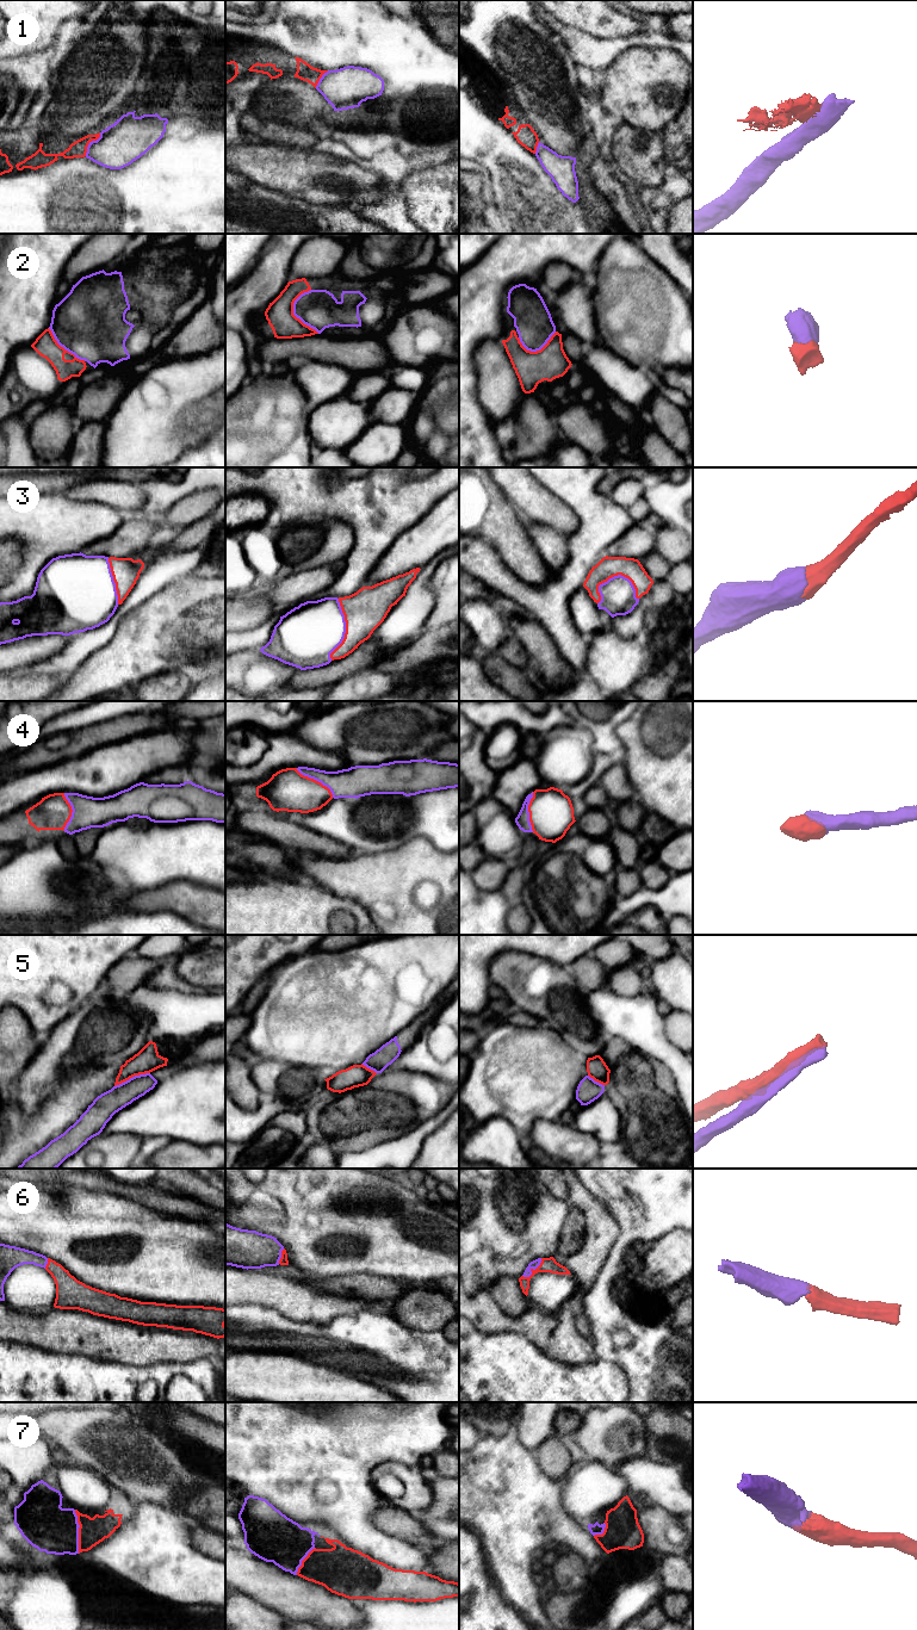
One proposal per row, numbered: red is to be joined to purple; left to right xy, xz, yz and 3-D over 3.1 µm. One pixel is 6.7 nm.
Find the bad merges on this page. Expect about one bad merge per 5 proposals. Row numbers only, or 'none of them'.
1, 5

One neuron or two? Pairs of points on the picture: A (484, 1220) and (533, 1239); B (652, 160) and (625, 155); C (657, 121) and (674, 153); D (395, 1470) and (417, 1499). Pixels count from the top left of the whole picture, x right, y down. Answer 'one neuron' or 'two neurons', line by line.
A: one neuron
B: one neuron
C: two neurons
D: one neuron

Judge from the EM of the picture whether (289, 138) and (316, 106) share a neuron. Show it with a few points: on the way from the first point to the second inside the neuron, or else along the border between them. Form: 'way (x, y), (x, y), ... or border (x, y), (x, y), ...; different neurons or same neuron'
border (279, 122), (303, 126); different neurons

